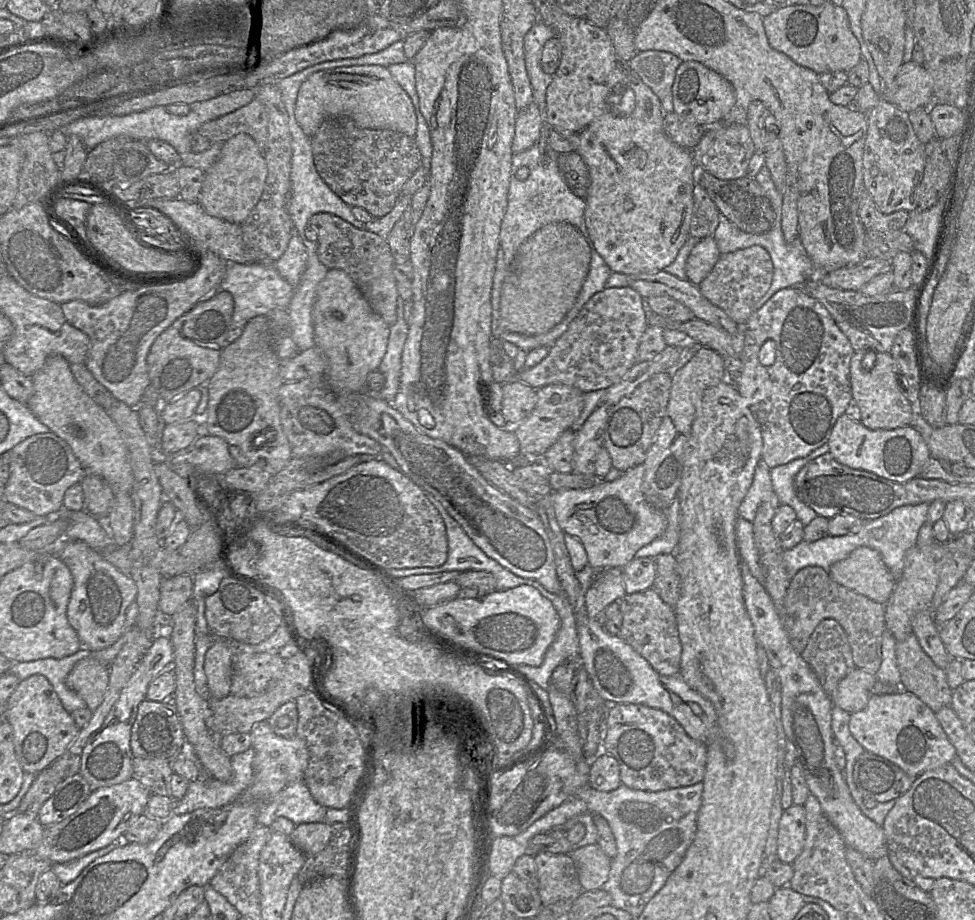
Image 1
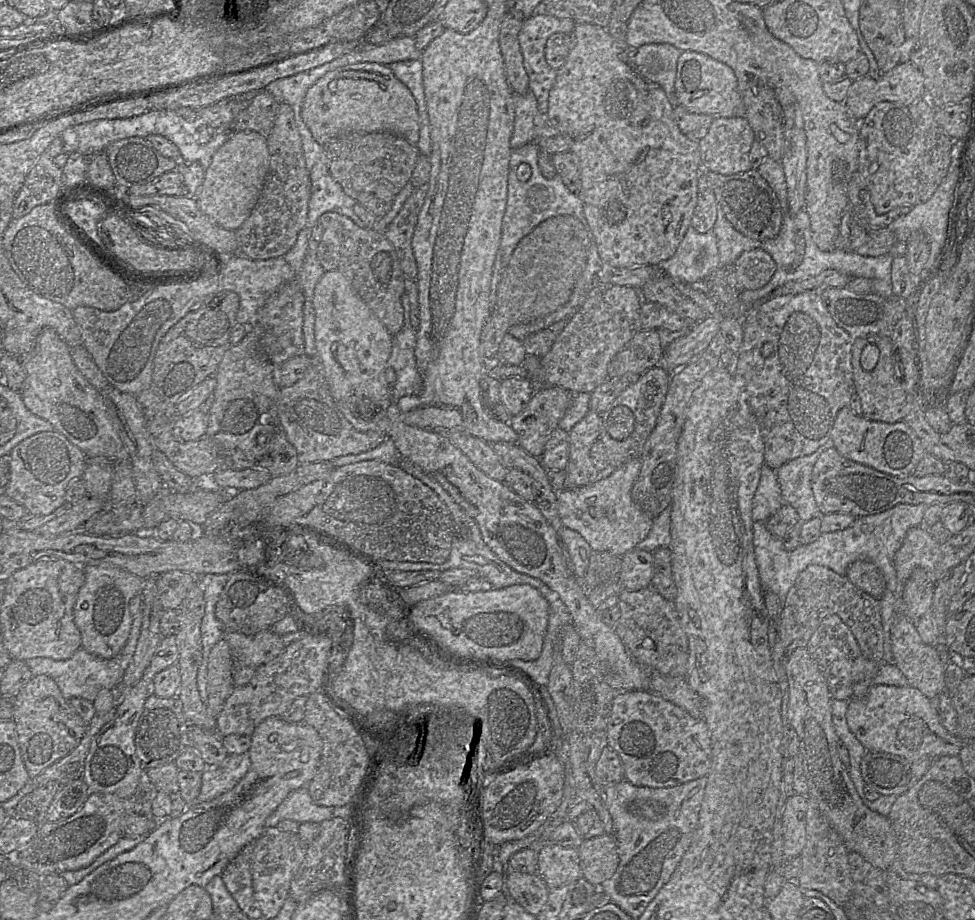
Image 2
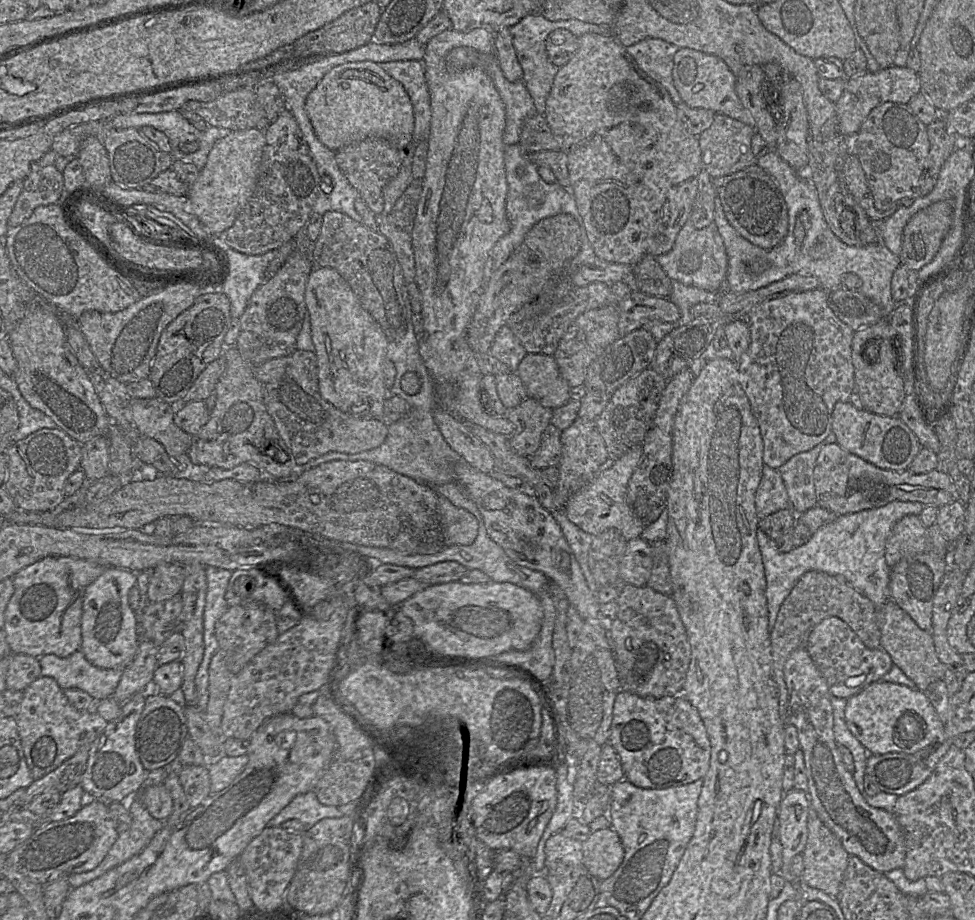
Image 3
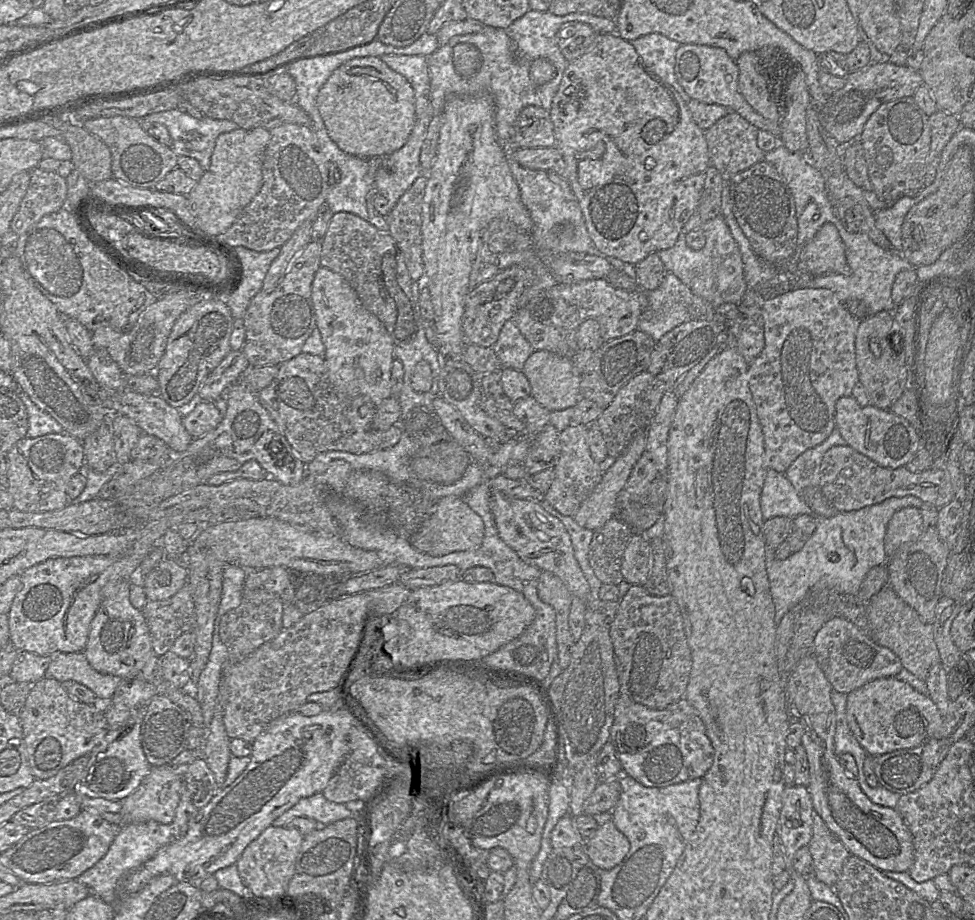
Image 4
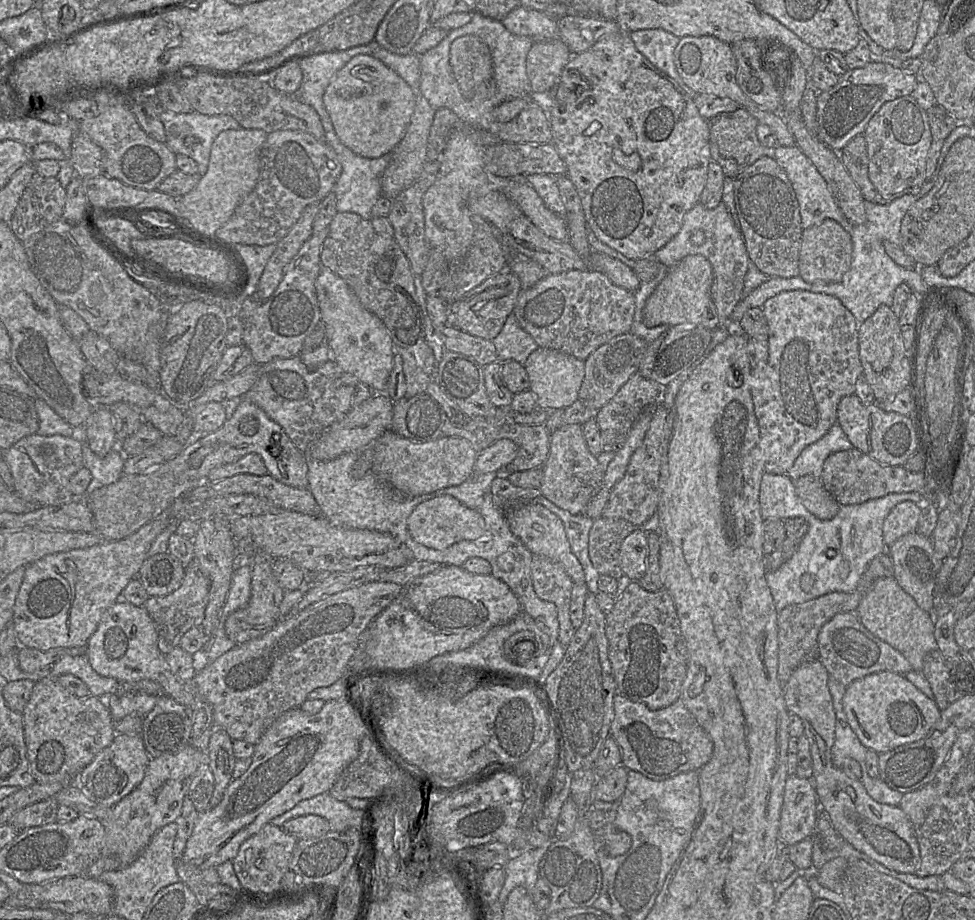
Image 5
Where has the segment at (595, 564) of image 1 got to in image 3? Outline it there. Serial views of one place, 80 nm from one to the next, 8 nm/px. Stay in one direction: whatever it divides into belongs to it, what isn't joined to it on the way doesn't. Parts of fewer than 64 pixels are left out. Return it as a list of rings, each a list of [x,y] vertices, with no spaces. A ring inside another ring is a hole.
[[[638,445],[618,459],[614,465],[600,472],[596,479],[567,501],[564,512],[568,519],[584,532],[593,536],[615,528],[629,541],[641,536],[645,524],[635,515],[627,502],[627,489],[630,478],[643,454],[643,446]]]

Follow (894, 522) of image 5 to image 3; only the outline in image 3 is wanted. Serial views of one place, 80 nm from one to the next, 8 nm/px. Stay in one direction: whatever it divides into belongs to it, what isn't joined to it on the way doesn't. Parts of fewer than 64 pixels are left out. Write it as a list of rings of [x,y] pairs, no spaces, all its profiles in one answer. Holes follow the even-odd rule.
[[[909,514],[900,519],[892,528],[886,542],[886,562],[892,568],[904,557],[928,550],[927,527],[921,522],[920,516]]]

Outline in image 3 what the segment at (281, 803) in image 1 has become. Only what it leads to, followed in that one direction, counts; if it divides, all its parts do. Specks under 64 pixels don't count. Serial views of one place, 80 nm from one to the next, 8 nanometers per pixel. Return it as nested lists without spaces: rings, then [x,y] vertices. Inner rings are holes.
[[[311,790],[297,795],[269,822],[268,826],[280,826],[287,820],[297,819],[307,827],[312,827],[322,819],[342,816],[338,807],[323,805],[314,790]]]

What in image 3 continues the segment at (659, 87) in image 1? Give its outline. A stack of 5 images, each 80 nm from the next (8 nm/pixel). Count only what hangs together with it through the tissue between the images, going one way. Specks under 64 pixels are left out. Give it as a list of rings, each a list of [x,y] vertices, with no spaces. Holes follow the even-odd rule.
[[[646,38],[626,48],[638,67],[668,91],[675,105],[684,103],[672,76],[673,58],[678,49],[678,46],[657,38]]]

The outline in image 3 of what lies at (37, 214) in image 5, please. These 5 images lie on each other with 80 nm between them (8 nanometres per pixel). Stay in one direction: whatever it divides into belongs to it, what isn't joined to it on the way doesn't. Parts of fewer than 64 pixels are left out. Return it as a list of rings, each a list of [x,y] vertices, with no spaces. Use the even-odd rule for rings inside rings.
[[[34,163],[24,180],[24,188],[10,215],[8,226],[20,225],[39,206],[65,204],[66,200],[63,173],[55,165]]]

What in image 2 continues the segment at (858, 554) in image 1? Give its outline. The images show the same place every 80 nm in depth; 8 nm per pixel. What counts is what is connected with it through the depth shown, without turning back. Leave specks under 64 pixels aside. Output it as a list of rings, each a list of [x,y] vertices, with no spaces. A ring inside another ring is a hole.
[[[858,560],[852,563],[845,576],[858,589],[880,600],[886,588],[886,583],[879,569],[871,562]]]

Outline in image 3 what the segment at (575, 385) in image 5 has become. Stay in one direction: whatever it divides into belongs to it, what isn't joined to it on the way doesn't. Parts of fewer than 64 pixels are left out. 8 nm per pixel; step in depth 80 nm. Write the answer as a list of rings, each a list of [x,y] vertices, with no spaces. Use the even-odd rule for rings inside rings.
[[[529,353],[516,373],[524,383],[529,398],[536,398],[548,408],[562,407],[576,393],[561,376],[553,356]]]

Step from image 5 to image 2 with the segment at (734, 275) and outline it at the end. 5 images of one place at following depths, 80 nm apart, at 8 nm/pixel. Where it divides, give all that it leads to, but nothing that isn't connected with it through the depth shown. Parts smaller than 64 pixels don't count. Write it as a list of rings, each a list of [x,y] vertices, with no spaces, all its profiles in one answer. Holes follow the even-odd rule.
[[[692,226],[687,229],[674,255],[656,266],[675,282],[687,284],[703,283],[719,267],[717,238],[713,230],[698,233]]]

